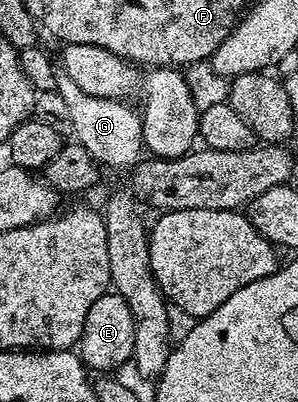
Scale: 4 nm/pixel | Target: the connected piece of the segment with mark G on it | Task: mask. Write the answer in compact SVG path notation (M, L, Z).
M66 75L57 76L55 88L70 107L70 115L74 118L72 133L75 140L86 147L86 151L90 151L90 155L101 166L109 165L112 169L127 170L141 160L142 150L145 148L144 122L137 110L135 113L130 106L123 105L123 100L115 97L90 95Z

